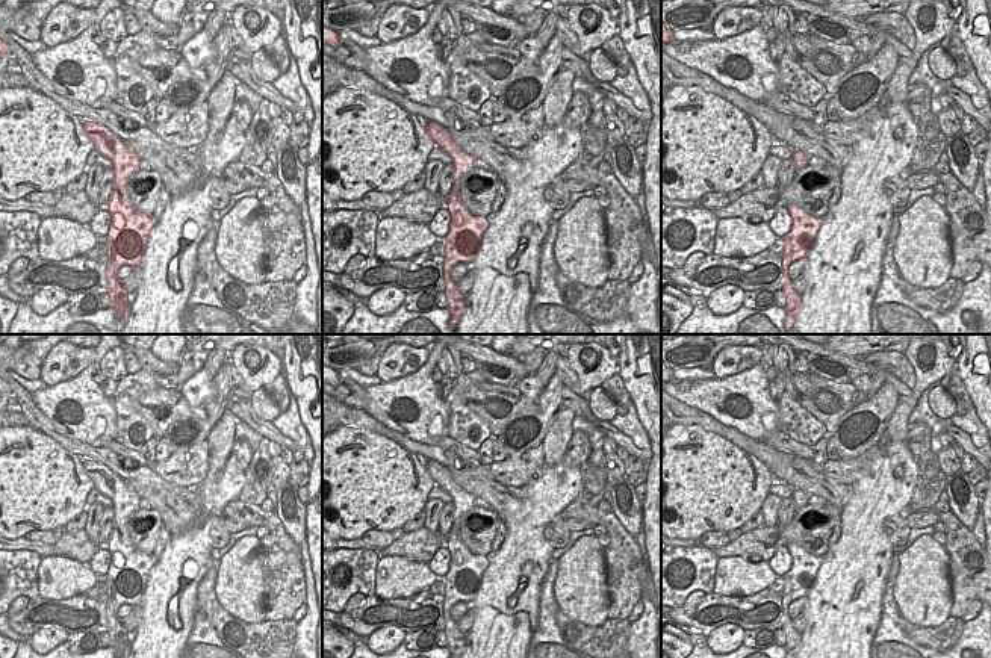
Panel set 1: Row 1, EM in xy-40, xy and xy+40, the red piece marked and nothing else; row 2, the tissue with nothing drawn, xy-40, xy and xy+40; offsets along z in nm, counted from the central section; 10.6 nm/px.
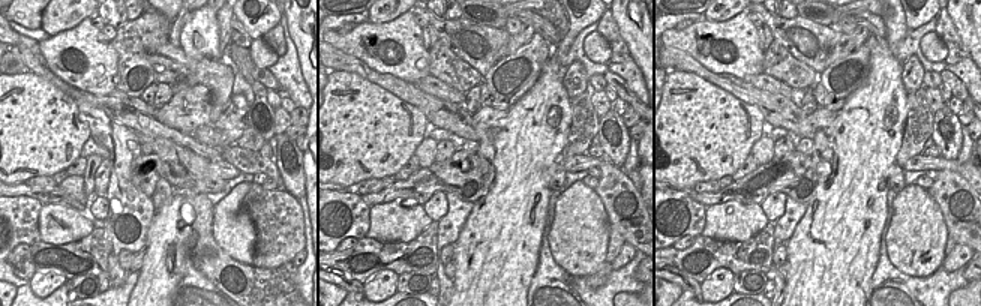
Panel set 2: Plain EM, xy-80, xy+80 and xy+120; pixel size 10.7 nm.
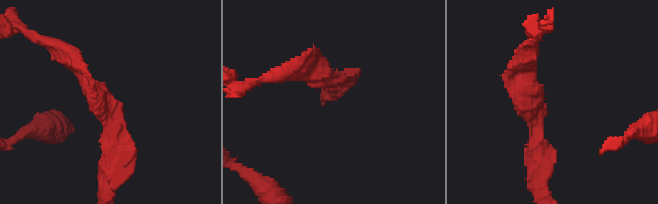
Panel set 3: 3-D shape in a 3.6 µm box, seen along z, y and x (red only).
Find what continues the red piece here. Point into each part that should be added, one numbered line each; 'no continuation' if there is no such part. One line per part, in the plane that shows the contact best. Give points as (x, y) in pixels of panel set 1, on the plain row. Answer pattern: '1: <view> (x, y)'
no continuation

